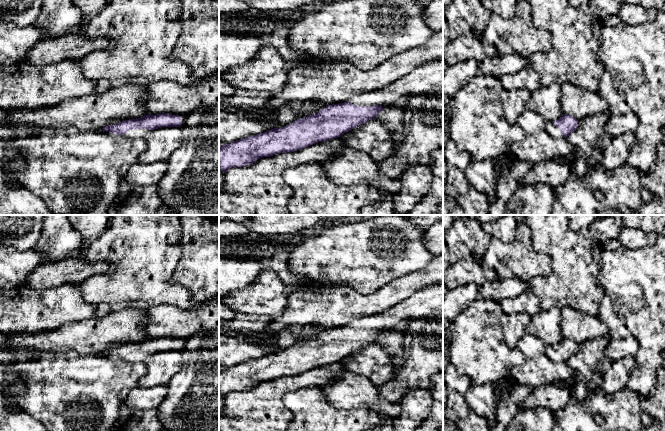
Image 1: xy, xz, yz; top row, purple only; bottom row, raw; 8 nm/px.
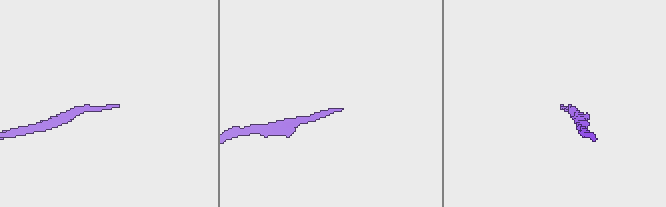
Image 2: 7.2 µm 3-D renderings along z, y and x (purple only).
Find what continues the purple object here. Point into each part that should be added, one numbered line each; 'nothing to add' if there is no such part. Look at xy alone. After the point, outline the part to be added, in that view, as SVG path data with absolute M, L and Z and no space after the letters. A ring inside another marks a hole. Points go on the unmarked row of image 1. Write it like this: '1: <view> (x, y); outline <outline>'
1: xy (133, 357); outline M131 353L126 357L126 361L131 363L144 363L152 354L148 353Z

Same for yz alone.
1: yz (552, 354); outline M553 345L546 346L546 355L553 362L559 363L563 361L562 356L554 349Z

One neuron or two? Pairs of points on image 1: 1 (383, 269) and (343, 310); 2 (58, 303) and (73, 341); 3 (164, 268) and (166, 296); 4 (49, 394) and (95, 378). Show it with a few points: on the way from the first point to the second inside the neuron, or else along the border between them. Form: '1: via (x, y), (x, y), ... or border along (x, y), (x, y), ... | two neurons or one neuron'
1: border along (346, 286), (364, 294), (383, 286) | two neurons
2: border along (89, 317), (44, 332) | two neurons
3: via (161, 275), (161, 289) | one neuron
4: via (60, 394), (77, 394), (84, 389) | one neuron

